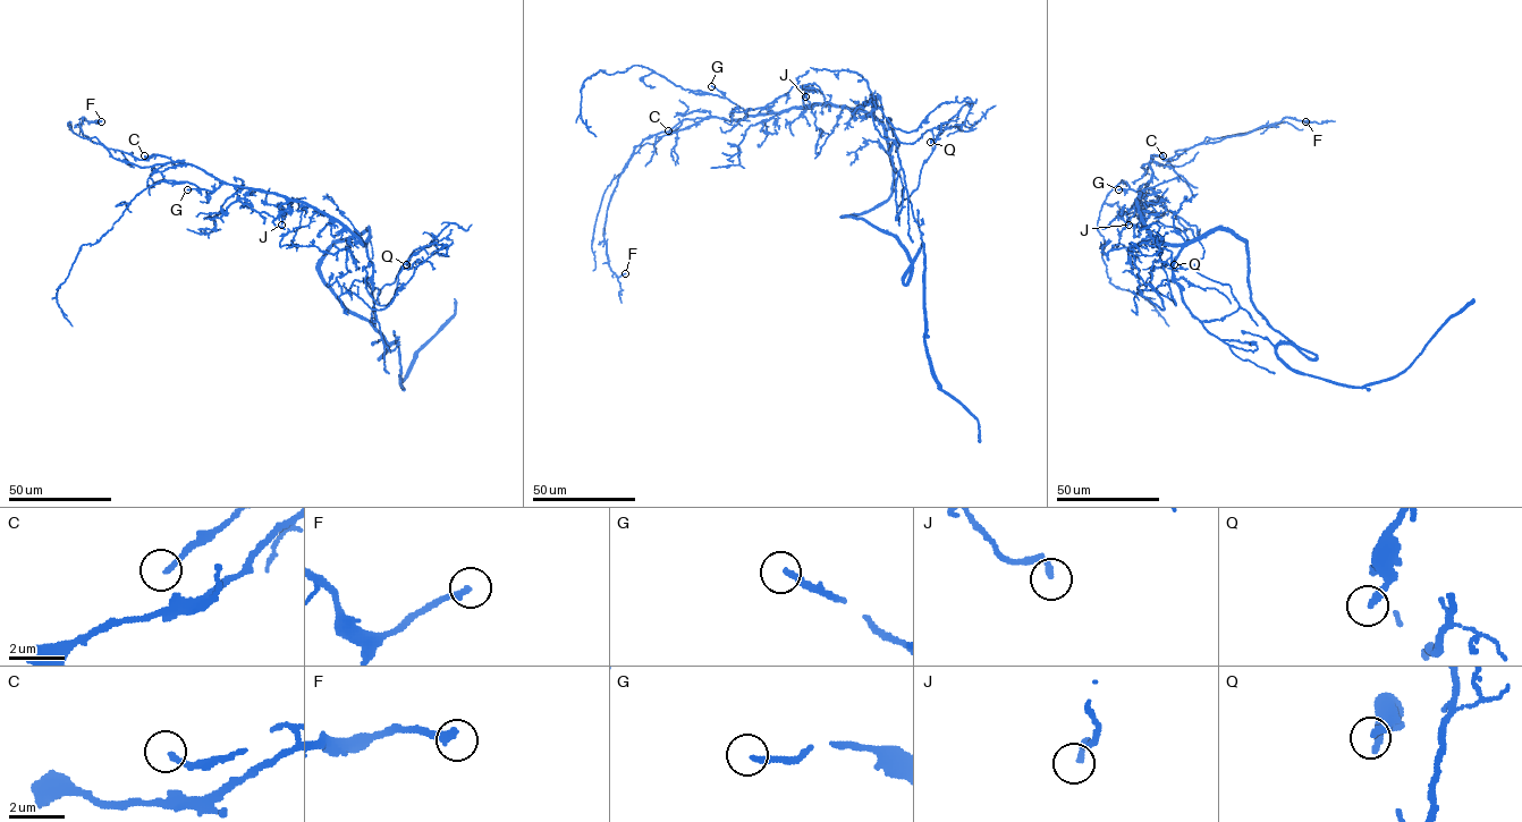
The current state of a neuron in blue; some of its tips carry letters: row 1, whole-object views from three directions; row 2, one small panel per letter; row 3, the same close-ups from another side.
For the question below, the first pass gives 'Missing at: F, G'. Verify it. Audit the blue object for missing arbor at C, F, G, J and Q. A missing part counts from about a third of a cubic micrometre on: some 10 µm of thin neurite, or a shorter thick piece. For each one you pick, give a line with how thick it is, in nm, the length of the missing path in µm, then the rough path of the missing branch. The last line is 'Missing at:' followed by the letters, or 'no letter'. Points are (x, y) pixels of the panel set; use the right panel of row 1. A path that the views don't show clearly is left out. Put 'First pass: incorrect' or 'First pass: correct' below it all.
F: Thickness 240 nm. Missing length about 25 µm. Course of what is missing: (1305, 121), (1291, 110), (1295, 106)
G: Thickness 200 nm. Missing length about 10 µm
Missing at: F, G
First pass: correct

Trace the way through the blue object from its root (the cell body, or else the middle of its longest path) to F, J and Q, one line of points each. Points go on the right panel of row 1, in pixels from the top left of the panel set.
F: (1191, 239), (1161, 243), (1143, 225), (1136, 198), (1151, 180), (1151, 155), (1170, 159), (1286, 117), (1305, 121)
J: (1191, 239), (1181, 244), (1160, 243), (1143, 225), (1136, 201), (1140, 203), (1123, 217), (1129, 225)
Q: (1191, 239), (1170, 264), (1151, 271), (1151, 285), (1175, 305), (1161, 263), (1170, 257), (1174, 264)

